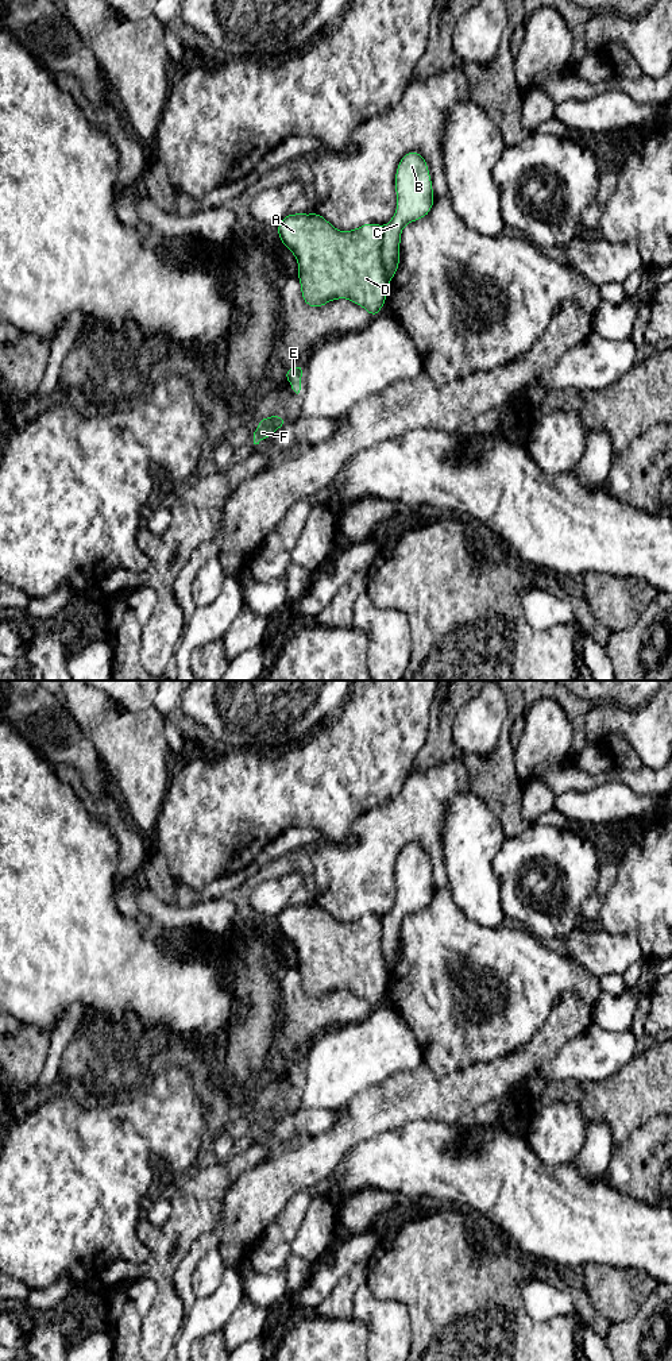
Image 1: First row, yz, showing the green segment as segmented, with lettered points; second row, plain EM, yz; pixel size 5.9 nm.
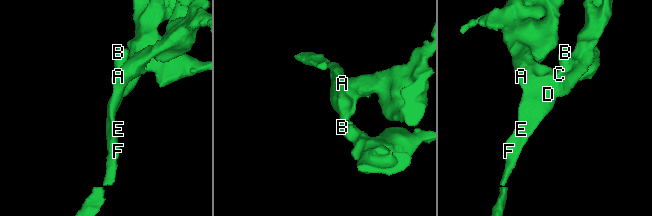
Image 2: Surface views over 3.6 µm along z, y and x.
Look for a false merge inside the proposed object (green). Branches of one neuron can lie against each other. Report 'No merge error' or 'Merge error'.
Merge error

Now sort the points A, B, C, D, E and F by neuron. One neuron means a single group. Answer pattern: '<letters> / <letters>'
A D E F / B C

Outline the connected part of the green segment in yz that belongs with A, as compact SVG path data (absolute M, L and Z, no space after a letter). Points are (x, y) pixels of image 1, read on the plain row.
M314 902L312 906L289 905L277 918L281 934L297 951L297 968L306 996L321 999L332 991L347 990L363 998L371 1007L379 1007L389 982L382 953L382 917L364 914L351 922L339 922Z

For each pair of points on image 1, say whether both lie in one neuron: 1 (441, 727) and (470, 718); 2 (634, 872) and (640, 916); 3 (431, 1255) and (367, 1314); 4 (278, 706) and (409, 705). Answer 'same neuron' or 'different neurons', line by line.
1: different neurons
2: same neuron
3: different neurons
4: different neurons

